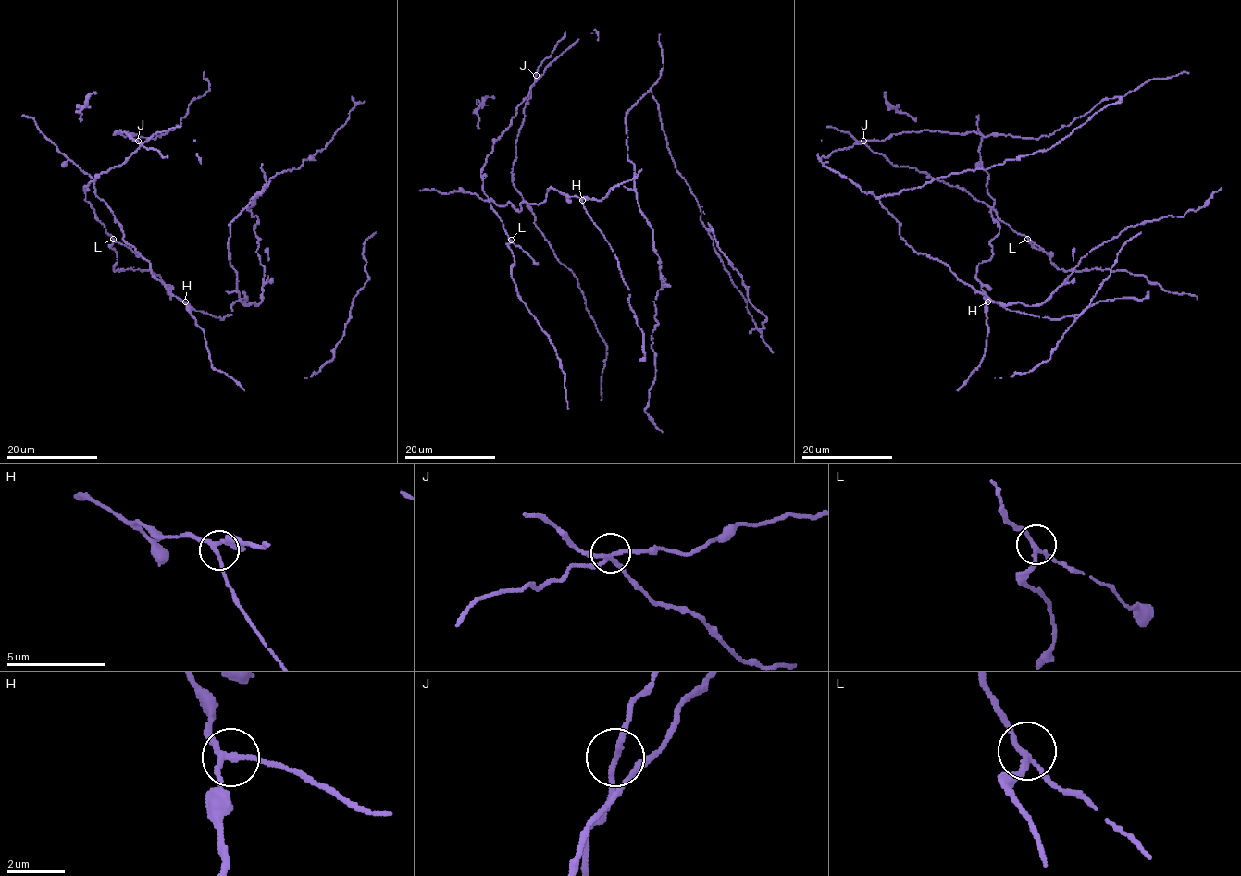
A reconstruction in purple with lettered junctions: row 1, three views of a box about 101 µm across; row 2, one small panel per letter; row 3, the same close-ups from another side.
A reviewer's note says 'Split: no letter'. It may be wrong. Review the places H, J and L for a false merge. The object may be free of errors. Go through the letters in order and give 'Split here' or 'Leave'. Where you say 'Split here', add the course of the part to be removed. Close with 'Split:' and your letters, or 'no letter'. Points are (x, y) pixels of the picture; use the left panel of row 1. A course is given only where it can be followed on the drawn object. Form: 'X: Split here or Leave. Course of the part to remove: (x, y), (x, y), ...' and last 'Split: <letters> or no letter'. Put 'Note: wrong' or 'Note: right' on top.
Note: right
H: Leave
J: Leave
L: Leave
Split: no letter

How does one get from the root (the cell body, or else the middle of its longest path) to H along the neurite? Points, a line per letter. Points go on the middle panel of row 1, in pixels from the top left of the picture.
H: (553, 190), (582, 200)

